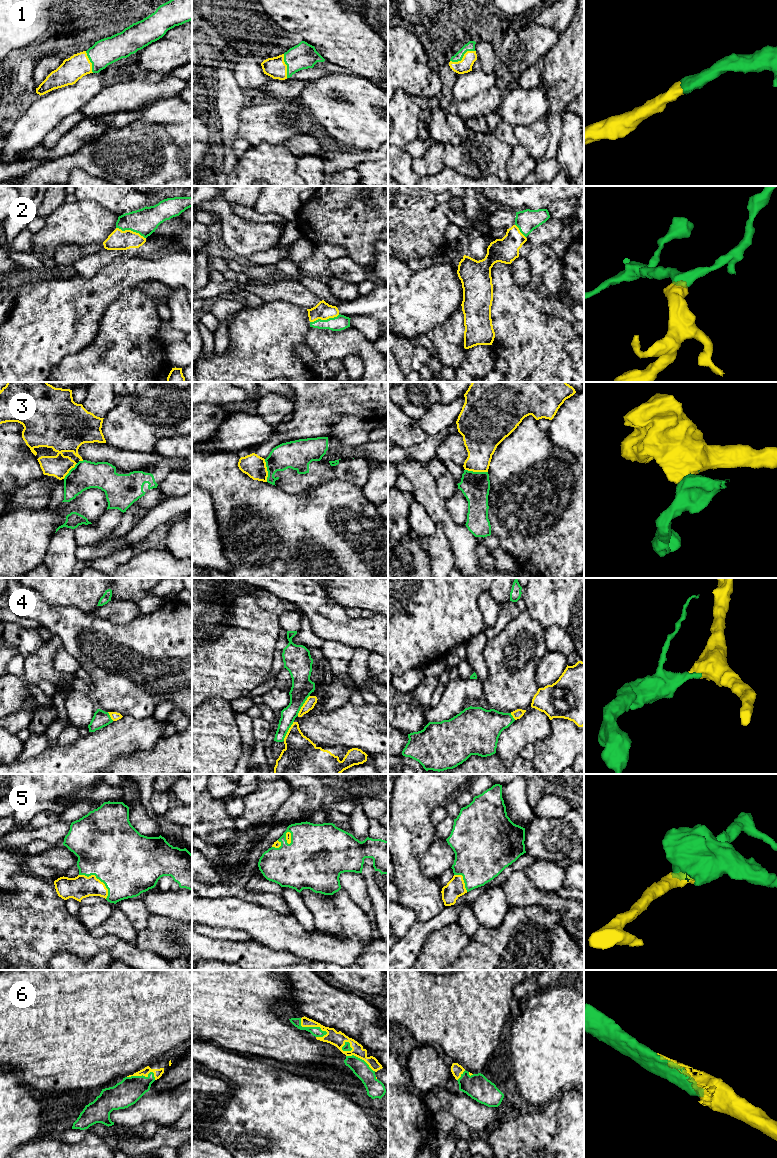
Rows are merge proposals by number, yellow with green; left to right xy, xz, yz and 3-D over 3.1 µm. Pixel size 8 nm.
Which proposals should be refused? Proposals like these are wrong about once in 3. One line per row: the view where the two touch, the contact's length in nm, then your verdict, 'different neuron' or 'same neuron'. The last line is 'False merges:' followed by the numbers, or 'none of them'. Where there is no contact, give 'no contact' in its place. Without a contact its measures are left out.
1: yz | 220 nm | same neuron
2: xy | 260 nm | same neuron
3: xz | 190 nm | different neuron
4: xz | 190 nm | different neuron
5: xy | 300 nm | same neuron
6: xz | 260 nm | same neuron
False merges: 3, 4

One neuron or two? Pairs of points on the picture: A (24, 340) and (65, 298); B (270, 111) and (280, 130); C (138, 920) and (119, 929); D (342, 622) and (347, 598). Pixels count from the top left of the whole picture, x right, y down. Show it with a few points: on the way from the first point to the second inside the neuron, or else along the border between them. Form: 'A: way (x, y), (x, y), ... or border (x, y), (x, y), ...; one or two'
A: way (34, 330), (56, 308); one
B: way (270, 116), (270, 120), (275, 125); one
C: border (116, 906), (127, 917), (136, 932); two
D: border (325, 595), (332, 602), (341, 605), (345, 609); two

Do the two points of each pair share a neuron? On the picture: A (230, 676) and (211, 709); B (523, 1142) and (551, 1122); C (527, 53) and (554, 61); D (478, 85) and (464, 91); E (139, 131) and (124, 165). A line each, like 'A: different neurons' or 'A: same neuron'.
A: different neurons
B: same neuron
C: different neurons
D: same neuron
E: same neuron

